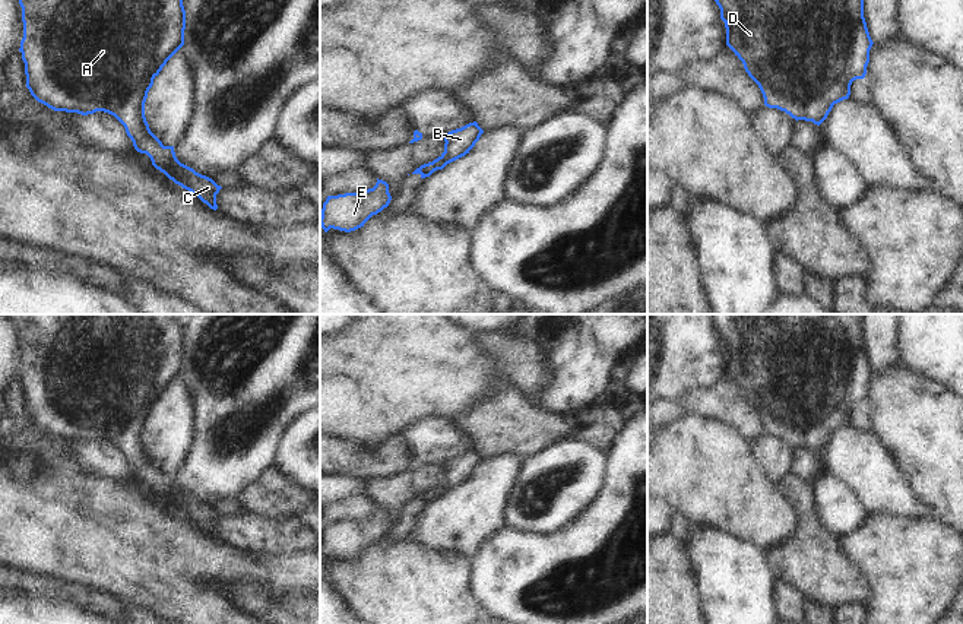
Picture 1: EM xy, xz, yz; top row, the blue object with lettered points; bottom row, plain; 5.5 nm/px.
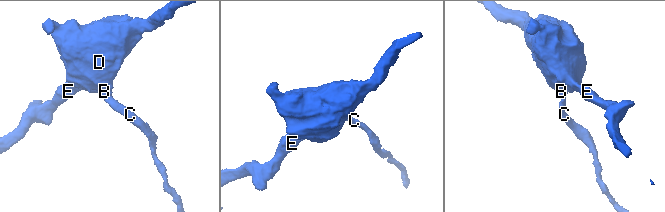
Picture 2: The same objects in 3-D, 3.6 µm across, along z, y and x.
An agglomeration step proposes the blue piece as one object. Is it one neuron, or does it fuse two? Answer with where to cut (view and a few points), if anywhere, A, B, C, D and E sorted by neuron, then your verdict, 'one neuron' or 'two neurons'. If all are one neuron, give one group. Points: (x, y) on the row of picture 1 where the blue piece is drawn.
cut none; groups A B C D E; one neuron

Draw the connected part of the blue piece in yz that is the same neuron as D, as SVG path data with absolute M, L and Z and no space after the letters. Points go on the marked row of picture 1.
M715 0L726 28L726 45L742 61L758 85L764 105L785 111L792 118L820 126L833 105L848 99L850 85L864 79L872 39L864 18L864 0Z

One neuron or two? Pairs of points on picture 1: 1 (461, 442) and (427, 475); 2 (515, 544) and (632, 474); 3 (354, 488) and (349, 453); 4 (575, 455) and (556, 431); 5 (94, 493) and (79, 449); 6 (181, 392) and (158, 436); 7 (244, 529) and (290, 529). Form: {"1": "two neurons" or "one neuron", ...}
{"1": "two neurons", "2": "one neuron", "3": "two neurons", "4": "two neurons", "5": "two neurons", "6": "one neuron", "7": "one neuron"}

